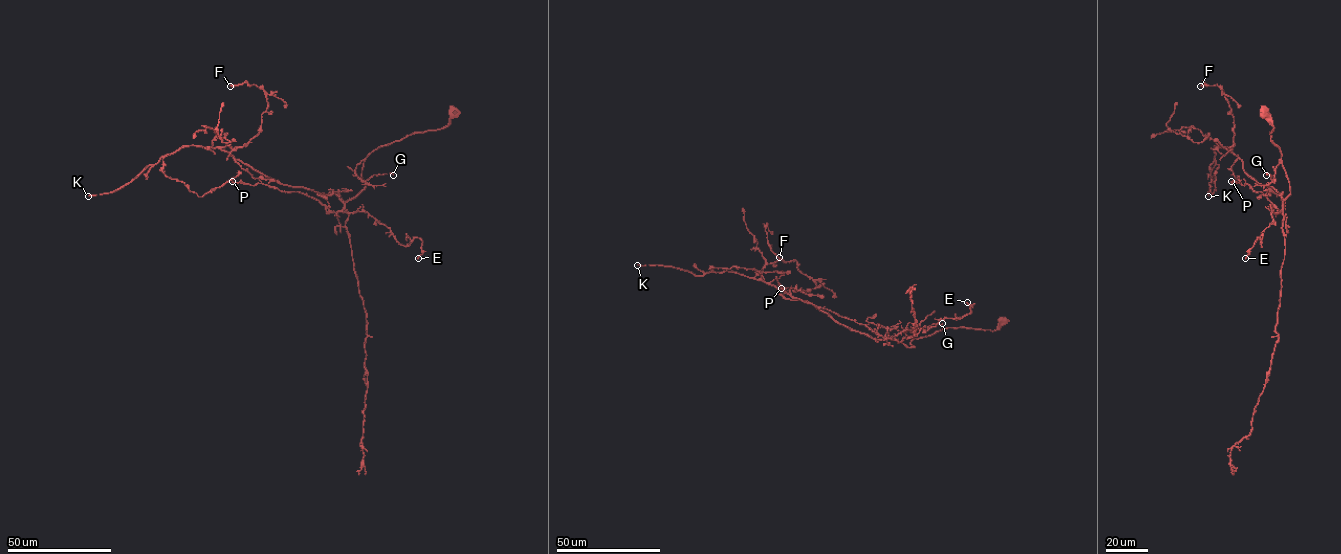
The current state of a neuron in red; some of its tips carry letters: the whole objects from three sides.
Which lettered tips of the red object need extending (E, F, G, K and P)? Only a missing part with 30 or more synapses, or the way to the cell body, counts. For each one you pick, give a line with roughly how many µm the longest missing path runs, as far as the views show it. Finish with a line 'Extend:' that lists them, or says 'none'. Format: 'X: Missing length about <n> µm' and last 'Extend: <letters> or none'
K: Missing length about 140 µm
Extend: K

